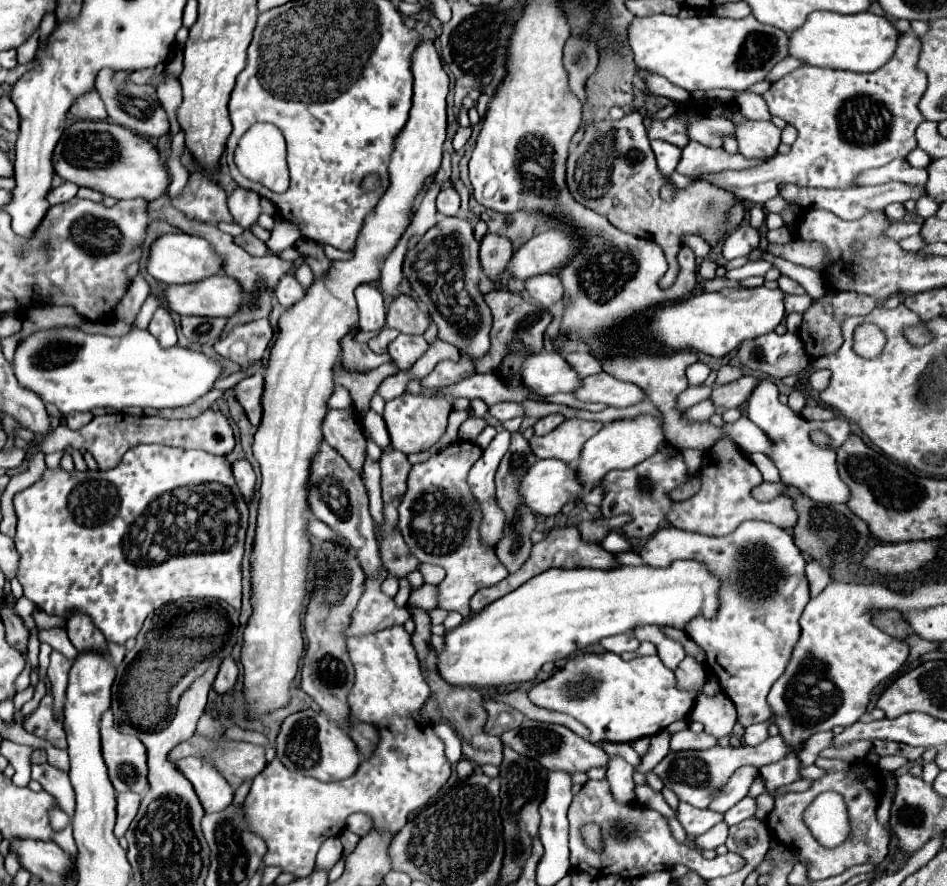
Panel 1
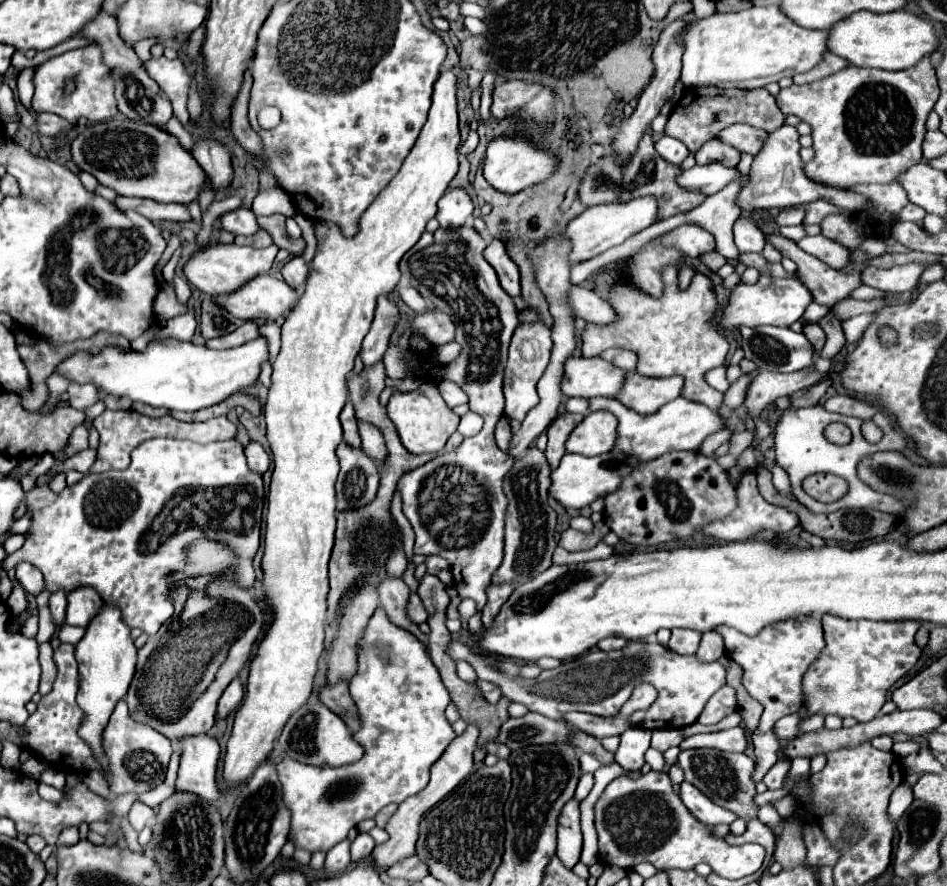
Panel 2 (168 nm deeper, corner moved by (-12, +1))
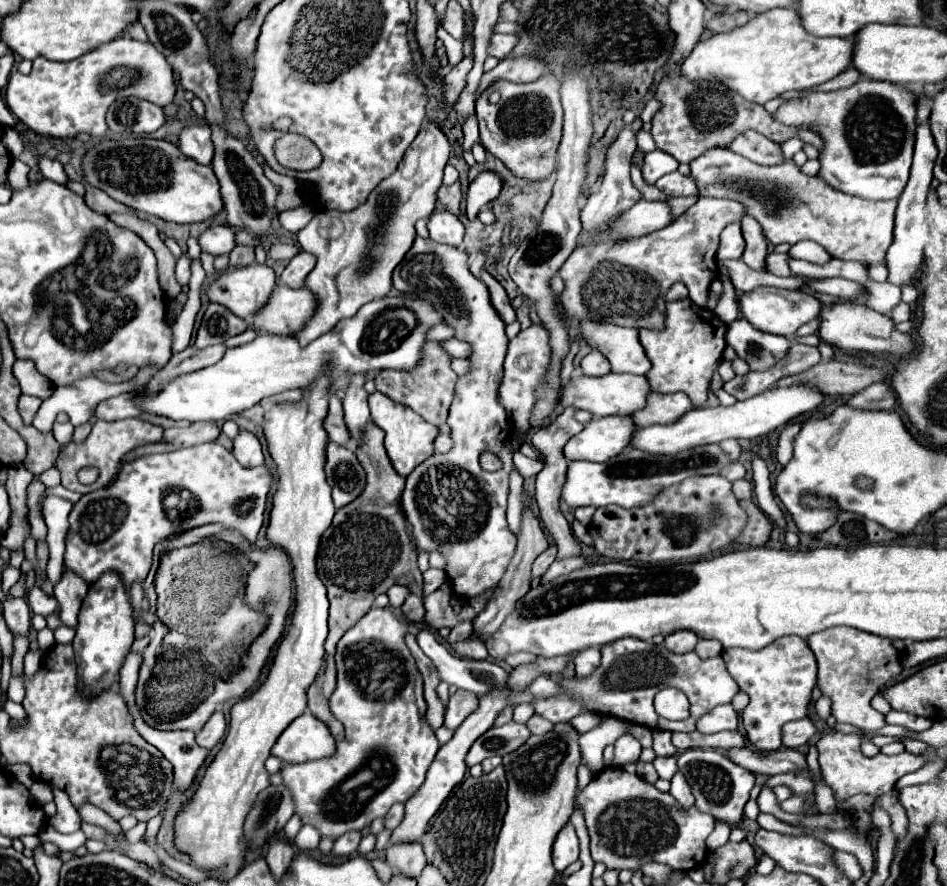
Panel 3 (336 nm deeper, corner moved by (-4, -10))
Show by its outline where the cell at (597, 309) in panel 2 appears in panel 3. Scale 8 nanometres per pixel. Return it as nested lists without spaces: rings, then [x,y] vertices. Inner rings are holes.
[[[588,320],[576,322],[576,326],[582,330],[587,344],[610,360],[612,372],[646,374],[652,368],[638,340],[638,330]]]

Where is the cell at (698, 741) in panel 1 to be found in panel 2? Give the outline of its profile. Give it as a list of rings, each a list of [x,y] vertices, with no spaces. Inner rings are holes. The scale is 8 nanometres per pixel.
[[[734,727],[718,733],[698,733],[698,735],[686,737],[680,743],[680,749],[698,749],[698,747],[714,747],[720,751],[746,751],[748,735],[744,727]]]

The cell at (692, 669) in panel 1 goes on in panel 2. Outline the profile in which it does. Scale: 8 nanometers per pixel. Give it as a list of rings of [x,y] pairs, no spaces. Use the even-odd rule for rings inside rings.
[[[708,631],[702,635],[700,647],[696,651],[698,661],[702,663],[710,663],[710,661],[718,661],[724,655],[724,643],[722,637],[716,631]]]

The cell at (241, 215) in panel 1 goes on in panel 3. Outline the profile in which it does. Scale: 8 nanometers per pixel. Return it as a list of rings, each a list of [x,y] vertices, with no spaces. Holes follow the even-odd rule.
[[[212,226],[198,236],[198,244],[202,252],[212,254],[212,256],[228,254],[236,246],[234,230],[230,226]]]

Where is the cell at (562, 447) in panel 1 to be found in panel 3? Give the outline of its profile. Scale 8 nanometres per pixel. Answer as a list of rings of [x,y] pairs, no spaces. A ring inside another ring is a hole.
[[[630,416],[592,418],[580,434],[572,436],[566,442],[562,452],[570,462],[572,460],[606,462],[630,446],[634,432],[636,424]]]

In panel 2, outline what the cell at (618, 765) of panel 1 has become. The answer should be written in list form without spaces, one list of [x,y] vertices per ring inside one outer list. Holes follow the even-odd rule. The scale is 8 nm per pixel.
[[[630,727],[620,735],[620,747],[614,753],[616,763],[624,771],[640,771],[644,765],[644,753],[650,747],[650,731]]]

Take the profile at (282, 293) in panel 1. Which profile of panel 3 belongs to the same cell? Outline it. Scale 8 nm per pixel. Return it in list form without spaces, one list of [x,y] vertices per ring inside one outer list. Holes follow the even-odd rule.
[[[300,250],[286,266],[286,270],[280,276],[280,282],[290,286],[290,288],[302,288],[306,276],[314,270],[316,266],[316,256]]]

